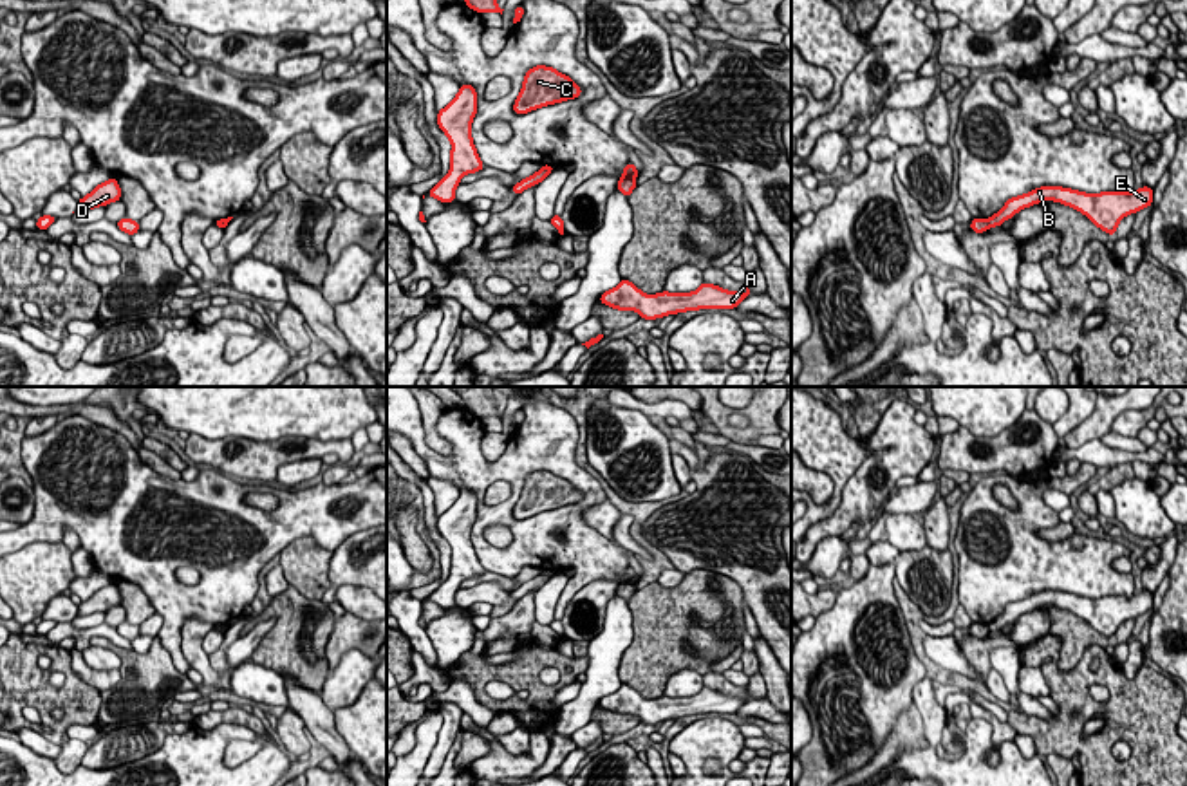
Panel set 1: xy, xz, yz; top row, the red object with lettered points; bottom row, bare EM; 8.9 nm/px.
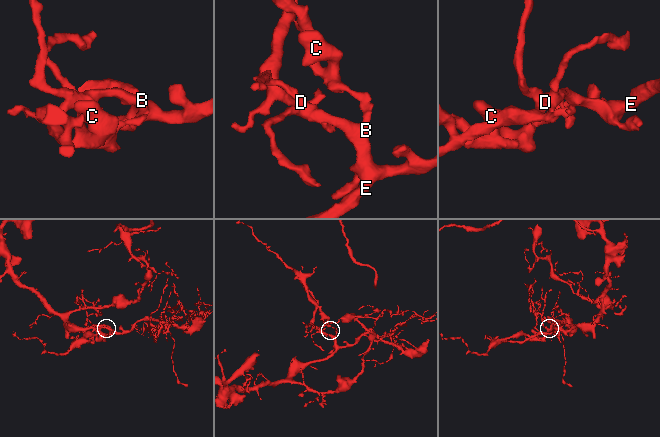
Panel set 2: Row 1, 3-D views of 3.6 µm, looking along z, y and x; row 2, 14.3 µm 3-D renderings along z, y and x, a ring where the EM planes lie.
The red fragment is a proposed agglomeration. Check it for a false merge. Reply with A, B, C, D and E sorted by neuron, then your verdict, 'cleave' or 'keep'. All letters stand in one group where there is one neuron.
groups A B D E / C; cleave

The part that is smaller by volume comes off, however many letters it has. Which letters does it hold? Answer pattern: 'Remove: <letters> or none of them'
Remove: C

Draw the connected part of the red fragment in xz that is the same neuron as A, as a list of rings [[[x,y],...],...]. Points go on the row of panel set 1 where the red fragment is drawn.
[[[622,278],[614,289],[600,295],[600,302],[618,311],[636,311],[640,318],[645,320],[656,320],[697,309],[735,309],[748,295],[748,287],[744,293],[737,293],[708,282],[703,282],[701,287],[692,293],[679,295],[663,291],[645,295],[632,282]]]

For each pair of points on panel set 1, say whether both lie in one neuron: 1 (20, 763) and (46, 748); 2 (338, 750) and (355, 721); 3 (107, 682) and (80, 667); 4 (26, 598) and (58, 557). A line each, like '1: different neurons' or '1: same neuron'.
1: different neurons
2: different neurons
3: same neuron
4: same neuron

